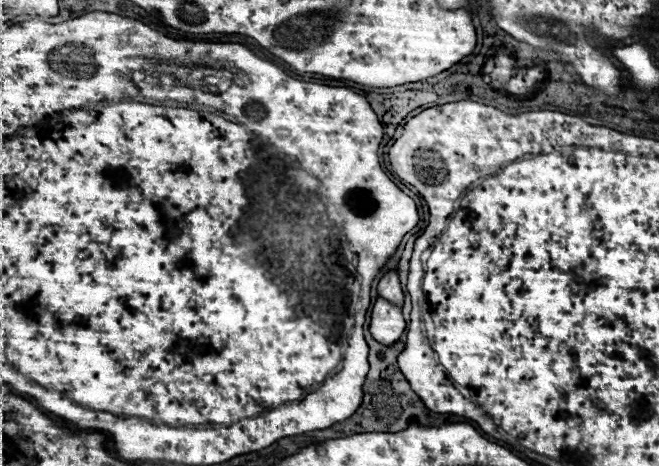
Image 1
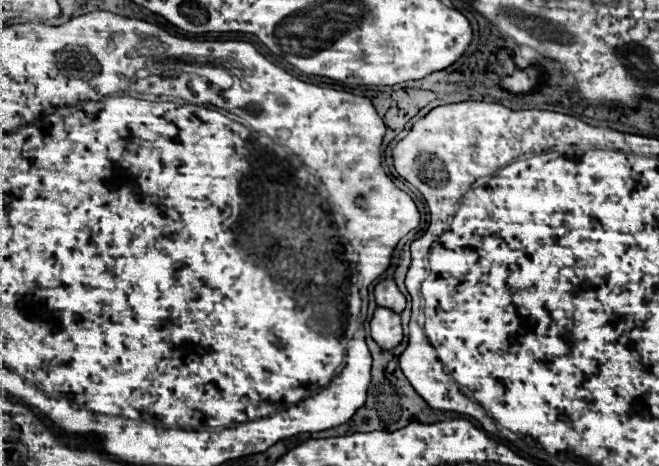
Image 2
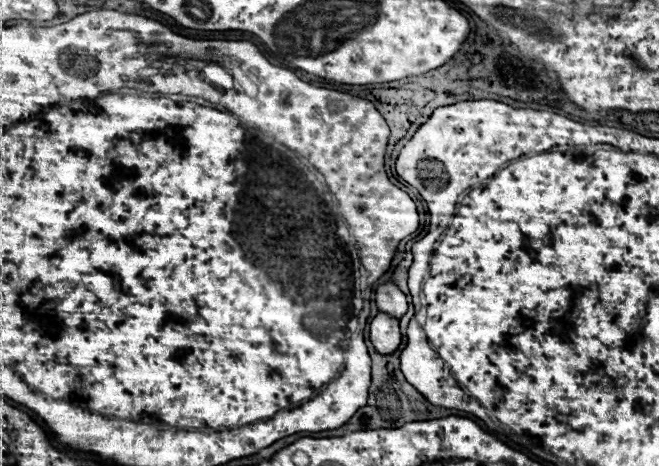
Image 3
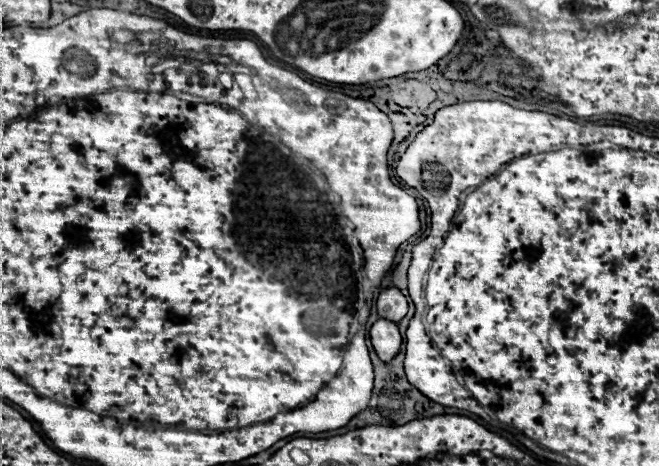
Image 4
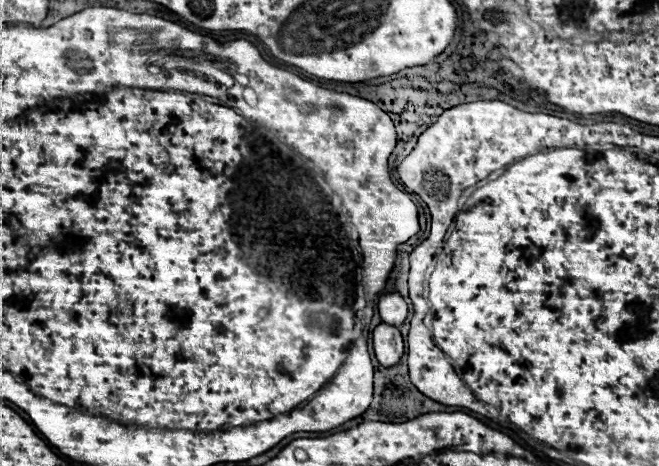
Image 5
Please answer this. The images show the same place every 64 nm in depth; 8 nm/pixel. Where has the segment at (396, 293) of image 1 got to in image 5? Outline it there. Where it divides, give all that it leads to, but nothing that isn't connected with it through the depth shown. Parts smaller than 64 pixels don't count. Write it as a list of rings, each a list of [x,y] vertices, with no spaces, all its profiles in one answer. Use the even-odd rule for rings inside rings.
[[[392,292],[392,294],[384,294],[378,300],[378,312],[380,312],[382,322],[386,322],[390,326],[396,326],[396,328],[402,328],[402,324],[406,320],[408,306],[406,306],[406,302],[400,294]]]

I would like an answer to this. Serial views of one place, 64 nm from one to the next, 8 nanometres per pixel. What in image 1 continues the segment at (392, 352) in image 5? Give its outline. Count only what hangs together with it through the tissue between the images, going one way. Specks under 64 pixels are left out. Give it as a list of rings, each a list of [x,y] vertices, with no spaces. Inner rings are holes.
[[[378,298],[370,316],[370,332],[374,340],[378,340],[384,346],[392,346],[400,340],[404,328],[406,328],[406,322],[404,322],[402,310]]]

